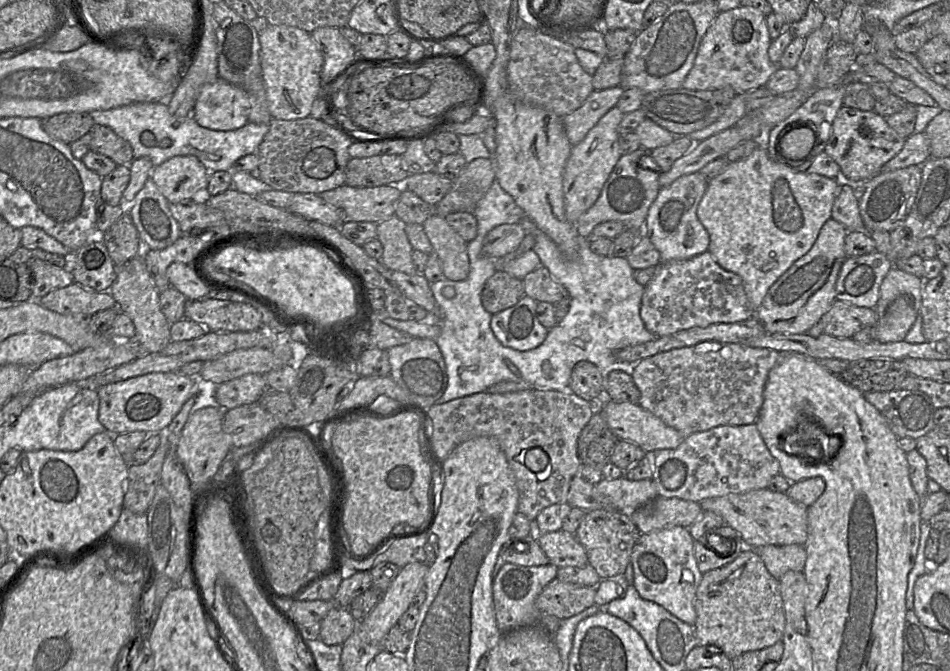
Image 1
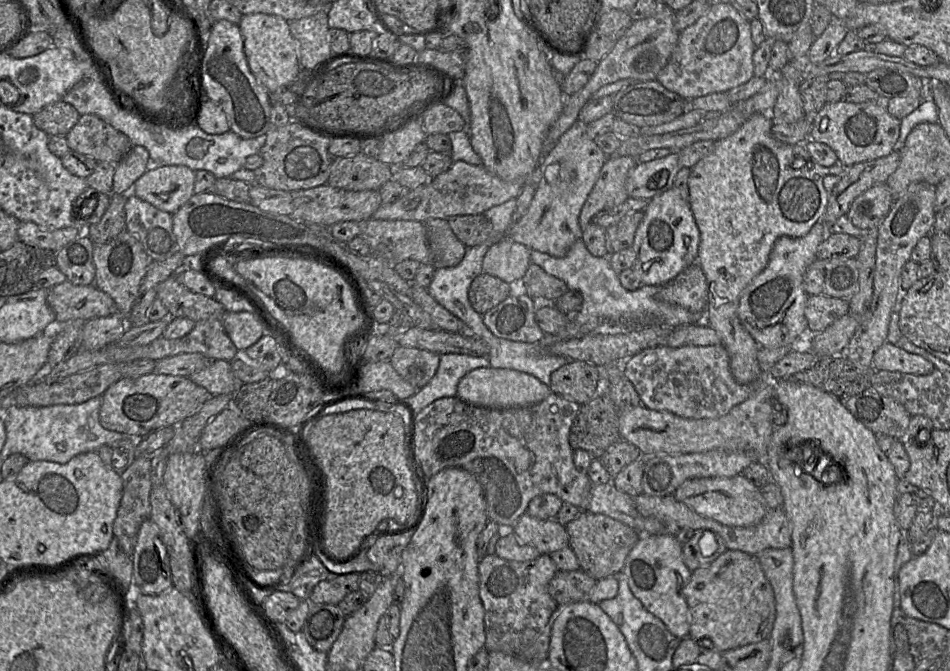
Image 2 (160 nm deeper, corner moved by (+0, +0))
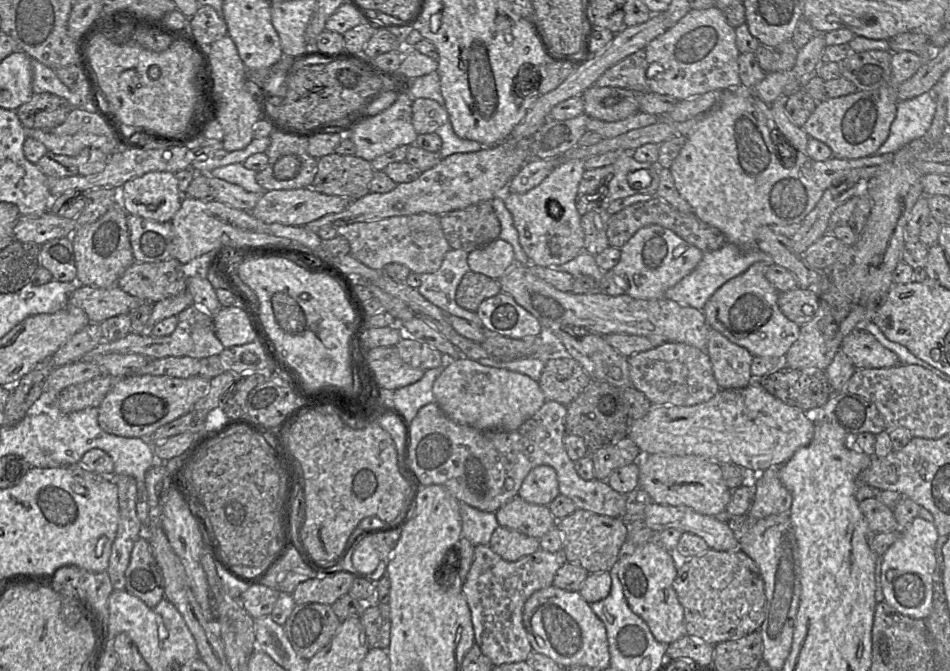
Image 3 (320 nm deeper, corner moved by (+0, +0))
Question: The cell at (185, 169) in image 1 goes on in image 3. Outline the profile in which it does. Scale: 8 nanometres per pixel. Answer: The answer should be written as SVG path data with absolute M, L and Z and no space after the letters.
M152 171L128 180L123 188L123 209L157 222L170 222L183 196L174 173Z

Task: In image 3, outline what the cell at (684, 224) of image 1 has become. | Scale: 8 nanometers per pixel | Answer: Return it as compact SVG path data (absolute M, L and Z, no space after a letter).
M658 225L639 229L620 250L620 259L611 271L626 295L644 300L665 299L665 292L690 274L703 256L700 249Z

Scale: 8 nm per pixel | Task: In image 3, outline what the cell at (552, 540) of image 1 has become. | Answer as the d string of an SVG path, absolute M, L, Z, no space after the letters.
M519 495L510 499L495 512L500 526L541 539L557 521L545 505L524 501Z

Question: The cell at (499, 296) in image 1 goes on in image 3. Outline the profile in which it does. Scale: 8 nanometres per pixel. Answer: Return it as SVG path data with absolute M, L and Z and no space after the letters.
M469 270L462 277L455 295L455 301L461 308L476 312L486 299L501 292L497 280Z

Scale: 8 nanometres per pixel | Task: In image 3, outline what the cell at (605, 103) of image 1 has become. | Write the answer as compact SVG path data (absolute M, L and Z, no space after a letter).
M636 52L607 69L594 85L619 87L638 92L649 91L646 71L647 61L643 52Z

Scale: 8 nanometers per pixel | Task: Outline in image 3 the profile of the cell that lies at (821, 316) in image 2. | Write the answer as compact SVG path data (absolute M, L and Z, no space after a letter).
M796 288L779 292L777 303L783 315L801 327L816 315L819 308L819 294L814 289Z

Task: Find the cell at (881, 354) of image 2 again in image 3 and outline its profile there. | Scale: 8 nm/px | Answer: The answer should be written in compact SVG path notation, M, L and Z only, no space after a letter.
M862 328L844 337L840 350L850 358L856 369L877 369L899 364L899 358L894 352Z

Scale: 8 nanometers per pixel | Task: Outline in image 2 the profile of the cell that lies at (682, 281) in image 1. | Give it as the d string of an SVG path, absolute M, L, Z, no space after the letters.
M693 263L671 281L659 285L655 298L693 314L705 315L708 285L699 264Z

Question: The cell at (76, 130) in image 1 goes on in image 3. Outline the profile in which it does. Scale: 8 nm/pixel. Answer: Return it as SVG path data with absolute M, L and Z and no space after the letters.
M34 93L31 100L17 108L16 113L25 128L54 128L61 125L73 108L69 102L51 93Z

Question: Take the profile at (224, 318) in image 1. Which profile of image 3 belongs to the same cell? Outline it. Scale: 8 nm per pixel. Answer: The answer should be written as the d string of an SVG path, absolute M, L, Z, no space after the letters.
M174 258L150 263L134 262L119 277L117 286L128 294L143 300L144 303L153 304L186 292L184 265Z

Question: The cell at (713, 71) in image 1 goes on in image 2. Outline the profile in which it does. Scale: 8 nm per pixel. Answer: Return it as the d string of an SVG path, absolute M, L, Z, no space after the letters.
M713 1L707 13L679 32L677 46L656 80L669 91L685 99L713 93L726 93L754 77L752 56L755 49L756 46L751 38L750 21L743 18L729 3Z

